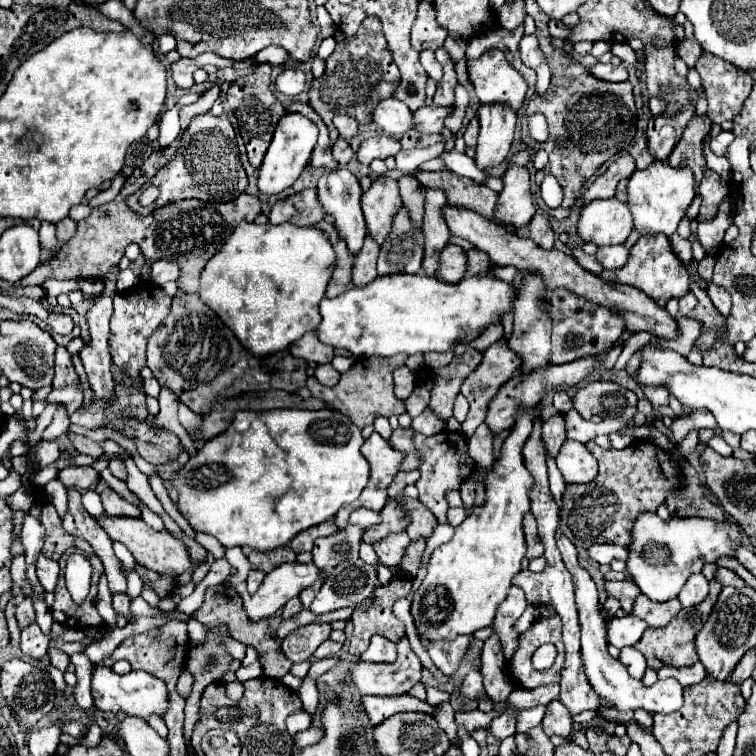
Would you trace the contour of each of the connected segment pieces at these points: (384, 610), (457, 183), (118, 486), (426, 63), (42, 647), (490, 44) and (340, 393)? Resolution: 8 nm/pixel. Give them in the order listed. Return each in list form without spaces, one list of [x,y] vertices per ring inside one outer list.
[[[395,576],[389,586],[379,586],[375,590],[375,602],[371,610],[367,610],[365,614],[357,612],[351,616],[355,630],[351,634],[349,652],[353,656],[359,656],[367,650],[373,634],[381,634],[393,642],[397,642],[397,638],[405,634],[403,624],[393,616],[395,600],[407,594],[403,586],[411,586],[411,578]]]
[[[415,172],[415,178],[423,186],[441,186],[451,205],[474,210],[489,220],[495,214],[497,192],[487,186],[479,186],[469,178],[457,178],[453,172]]]
[[[109,468],[102,470],[100,472],[100,475],[101,478],[105,480],[105,482],[125,500],[137,507],[141,504],[141,500],[128,489],[126,483],[113,476]]]
[[[423,50],[423,52],[421,52],[421,64],[423,64],[423,68],[427,70],[427,74],[431,76],[433,82],[439,82],[439,80],[441,80],[443,72],[441,72],[441,66],[439,66],[439,62],[435,60],[435,54],[433,54],[433,52]]]
[[[31,624],[27,626],[25,630],[21,630],[21,650],[31,656],[31,658],[43,658],[47,656],[47,646],[49,646],[49,640],[47,636],[39,630],[37,624]]]
[[[523,24],[517,26],[515,30],[505,30],[505,28],[497,28],[493,30],[493,34],[485,34],[485,38],[477,38],[469,44],[469,58],[479,58],[483,52],[487,50],[501,50],[507,58],[507,62],[521,72],[521,76],[525,78],[525,82],[529,86],[535,86],[535,74],[533,70],[525,68],[525,64],[519,58],[519,40],[523,38]]]
[[[397,354],[390,358],[367,358],[367,360],[357,360],[349,372],[341,374],[341,380],[337,386],[327,388],[317,382],[317,378],[307,378],[307,388],[311,390],[313,398],[319,398],[321,402],[327,402],[333,410],[339,410],[345,414],[357,428],[363,428],[367,424],[373,424],[377,416],[389,418],[391,414],[399,416],[405,412],[405,402],[395,396],[395,386],[393,386],[393,376],[391,370],[393,366],[403,366],[408,358],[406,354]]]

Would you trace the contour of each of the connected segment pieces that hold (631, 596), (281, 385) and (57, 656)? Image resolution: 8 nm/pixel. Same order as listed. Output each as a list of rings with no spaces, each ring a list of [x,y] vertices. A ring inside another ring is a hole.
[[[605,580],[605,586],[603,586],[603,588],[605,588],[607,596],[613,596],[613,598],[617,598],[617,600],[621,602],[621,608],[623,608],[625,612],[631,612],[633,600],[635,600],[637,594],[639,594],[637,586],[635,586],[631,580],[623,580],[623,582]]]
[[[197,294],[173,298],[167,322],[163,322],[163,326],[159,326],[149,338],[147,366],[153,370],[159,384],[169,386],[195,414],[205,414],[205,410],[209,410],[209,402],[213,402],[217,394],[237,396],[239,392],[269,388],[297,392],[305,386],[307,378],[307,362],[303,358],[295,358],[289,350],[283,352],[281,360],[277,356],[273,362],[245,352],[233,332],[199,300]],[[263,370],[271,376],[271,380],[263,380]]]
[[[49,646],[49,658],[51,658],[51,664],[53,664],[55,668],[59,668],[61,672],[67,672],[67,666],[69,666],[69,656],[67,656],[67,654],[57,652],[57,650],[53,650],[53,648]]]

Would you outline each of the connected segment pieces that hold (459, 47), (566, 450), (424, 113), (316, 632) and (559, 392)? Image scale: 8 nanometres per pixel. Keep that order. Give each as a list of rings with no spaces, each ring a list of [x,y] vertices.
[[[447,36],[447,40],[445,40],[445,50],[449,52],[449,56],[451,56],[451,60],[453,60],[455,64],[465,58],[465,48],[467,48],[467,42],[455,40],[455,38]]]
[[[567,440],[557,456],[557,468],[565,482],[591,482],[597,476],[597,460],[587,452],[585,444]]]
[[[423,106],[413,112],[413,130],[421,134],[441,134],[441,122],[449,114],[449,110],[439,106]]]
[[[307,624],[293,630],[289,636],[281,640],[281,648],[285,656],[297,664],[313,656],[315,648],[325,642],[331,634],[331,624]]]
[[[557,388],[557,390],[555,390],[555,394],[553,394],[553,406],[555,406],[561,414],[567,412],[567,410],[573,406],[569,394],[567,394],[563,388]]]

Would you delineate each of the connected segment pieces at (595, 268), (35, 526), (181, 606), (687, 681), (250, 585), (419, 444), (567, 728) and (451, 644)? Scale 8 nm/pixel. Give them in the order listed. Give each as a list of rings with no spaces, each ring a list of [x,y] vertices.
[[[573,250],[573,256],[575,256],[575,260],[579,262],[579,266],[581,268],[585,268],[587,272],[591,272],[591,274],[601,274],[603,272],[603,266],[601,264],[597,264],[597,260],[595,260],[595,256],[587,256],[583,250]]]
[[[25,514],[23,518],[23,526],[21,526],[21,544],[25,548],[25,556],[27,556],[27,572],[29,572],[29,584],[33,588],[33,594],[43,598],[43,588],[39,588],[39,580],[35,576],[35,562],[37,562],[37,556],[41,554],[41,548],[43,548],[43,538],[45,538],[45,528],[43,524],[33,518],[31,514]]]
[[[199,584],[199,586],[193,590],[191,596],[183,598],[183,600],[177,604],[177,610],[179,610],[179,612],[185,612],[185,614],[193,614],[195,610],[199,610],[199,606],[201,606],[201,602],[203,602],[203,592],[205,592],[205,590],[207,590],[207,588],[205,588],[203,584]]]
[[[696,662],[693,666],[675,668],[670,666],[663,666],[657,671],[659,680],[666,678],[676,678],[681,682],[682,686],[690,686],[697,684],[707,676],[707,672],[701,664],[701,662]]]
[[[251,570],[249,572],[249,576],[247,576],[247,590],[249,590],[249,594],[255,594],[257,592],[257,588],[263,582],[263,578],[265,578],[265,574],[261,570]]]
[[[443,430],[431,438],[415,432],[413,444],[415,444],[415,450],[419,452],[419,458],[421,458],[421,464],[417,468],[421,472],[421,478],[415,482],[415,486],[419,488],[419,502],[435,514],[439,524],[445,524],[447,522],[447,508],[449,508],[445,502],[445,492],[451,488],[459,490],[463,480],[467,480],[471,476],[471,472],[475,470],[475,462],[467,454],[467,438],[463,434],[449,432],[449,430]]]
[[[553,700],[553,702],[547,704],[541,726],[543,726],[543,732],[547,736],[557,734],[557,736],[567,738],[571,734],[571,730],[573,730],[573,720],[569,718],[569,712],[565,710],[565,706],[561,706],[561,702]]]
[[[457,636],[455,640],[433,640],[427,644],[427,652],[433,660],[433,664],[443,674],[453,674],[469,648],[469,636]]]

